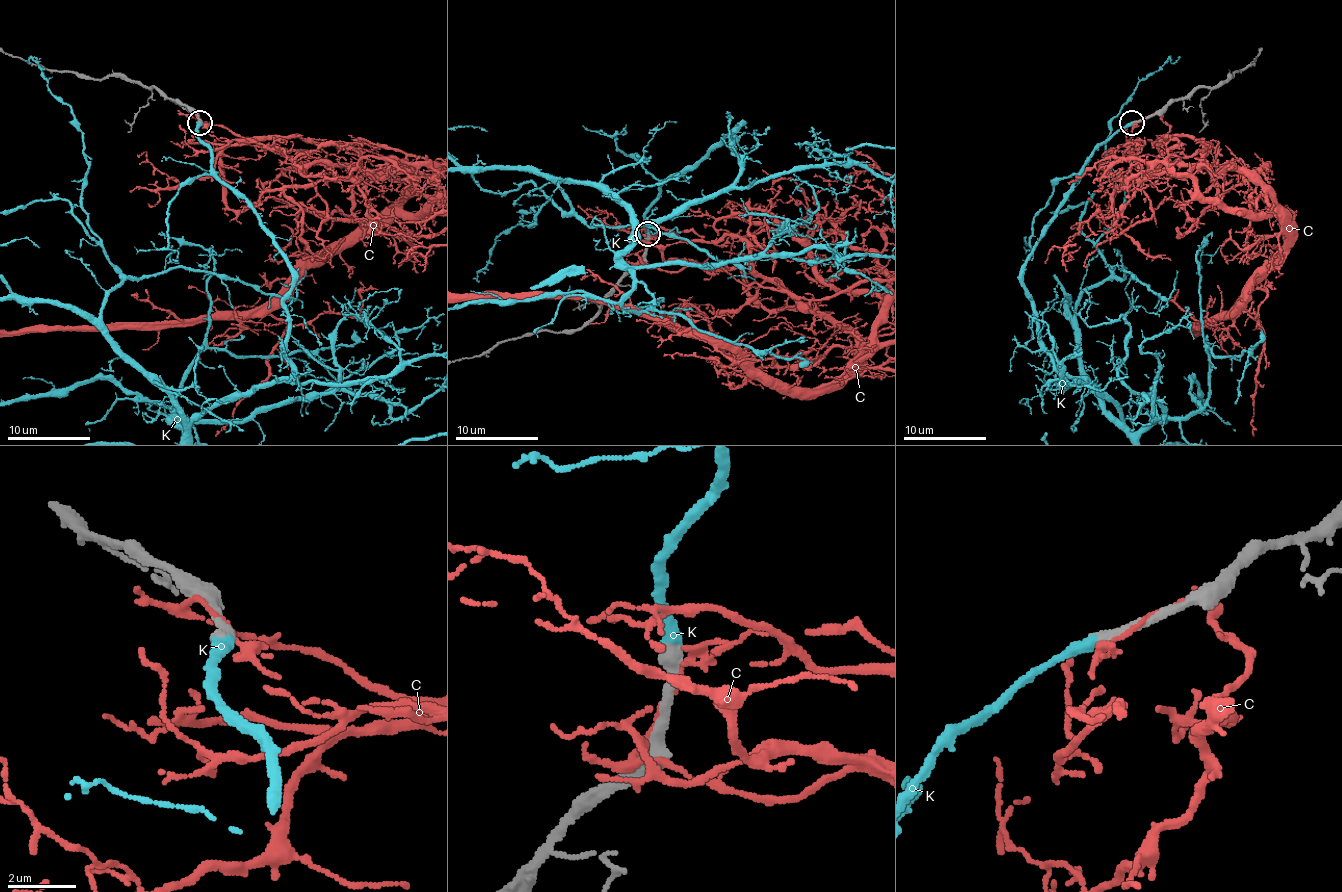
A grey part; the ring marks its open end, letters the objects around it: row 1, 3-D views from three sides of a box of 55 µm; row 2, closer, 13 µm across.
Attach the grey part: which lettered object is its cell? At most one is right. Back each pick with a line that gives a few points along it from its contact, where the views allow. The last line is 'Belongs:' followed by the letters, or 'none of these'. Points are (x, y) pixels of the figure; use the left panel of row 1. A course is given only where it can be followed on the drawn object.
Belongs: K

